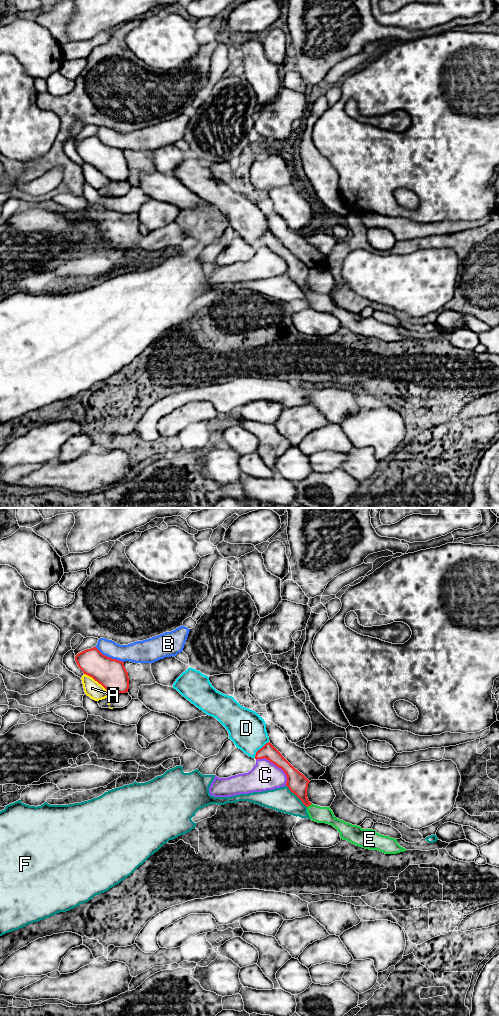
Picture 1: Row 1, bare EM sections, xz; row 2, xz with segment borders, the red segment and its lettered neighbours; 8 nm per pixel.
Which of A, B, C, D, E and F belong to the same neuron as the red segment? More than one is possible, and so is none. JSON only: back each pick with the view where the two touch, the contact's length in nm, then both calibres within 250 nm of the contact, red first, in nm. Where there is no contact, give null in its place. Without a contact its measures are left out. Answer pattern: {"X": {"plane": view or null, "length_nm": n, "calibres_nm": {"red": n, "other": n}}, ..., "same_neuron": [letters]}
{"E": {"plane": "xz", "length_nm": 50, "calibres_nm": {"red": 160, "other": 130}}, "same_neuron": ["E"]}

